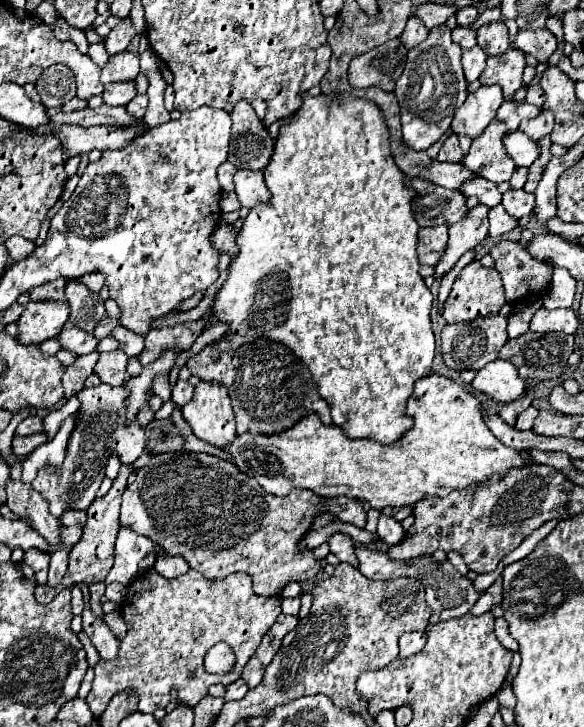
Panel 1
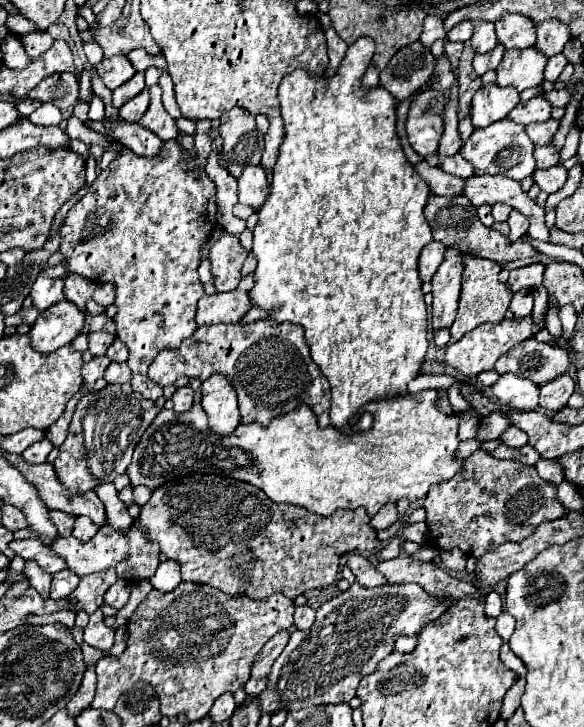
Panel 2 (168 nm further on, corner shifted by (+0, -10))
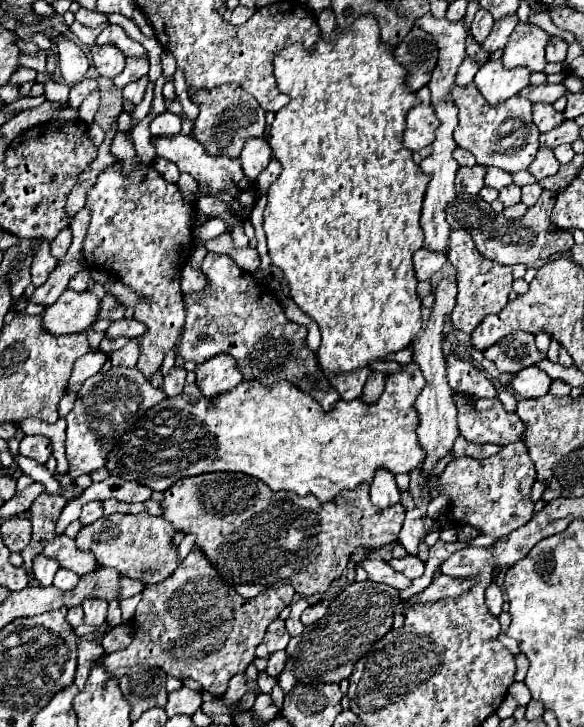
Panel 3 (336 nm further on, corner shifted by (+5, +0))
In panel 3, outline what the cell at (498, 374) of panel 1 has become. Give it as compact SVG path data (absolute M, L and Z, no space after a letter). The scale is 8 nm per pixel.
M532 366L520 372L512 372L506 390L518 398L540 398L548 392L550 382L552 378L546 372L542 372L538 366Z

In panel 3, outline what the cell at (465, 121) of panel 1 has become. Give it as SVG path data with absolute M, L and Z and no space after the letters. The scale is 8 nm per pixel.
M486 62L474 76L474 84L486 98L486 102L496 106L516 96L522 88L526 88L530 84L528 76L530 76L528 68L506 70L500 62Z

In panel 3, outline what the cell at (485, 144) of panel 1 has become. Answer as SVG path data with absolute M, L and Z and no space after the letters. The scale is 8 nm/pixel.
M470 84L468 88L454 86L452 98L460 110L458 112L460 124L454 130L454 140L460 148L472 152L480 166L496 166L510 174L522 172L530 166L540 148L538 146L540 132L532 122L532 104L528 100L514 96L504 104L488 106L474 84Z

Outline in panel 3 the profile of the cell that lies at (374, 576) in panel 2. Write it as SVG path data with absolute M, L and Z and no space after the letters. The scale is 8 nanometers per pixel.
M366 558L362 562L362 568L368 572L368 578L372 582L384 582L388 586L394 586L398 590L404 590L410 586L410 580L406 576L402 576L400 572L392 570L392 566L384 560L372 560L372 558Z

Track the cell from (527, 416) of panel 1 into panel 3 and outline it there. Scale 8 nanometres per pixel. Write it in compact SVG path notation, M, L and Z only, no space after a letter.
M460 394L454 400L458 406L458 428L466 440L506 446L522 438L524 422L516 414L506 412L500 400L480 398L478 404L476 398Z

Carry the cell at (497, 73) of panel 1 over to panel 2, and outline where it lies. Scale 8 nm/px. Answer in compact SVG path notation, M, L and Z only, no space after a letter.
M535 48L525 50L507 50L499 68L497 68L497 84L513 86L519 92L531 86L539 86L545 82L545 64L547 58L541 58Z

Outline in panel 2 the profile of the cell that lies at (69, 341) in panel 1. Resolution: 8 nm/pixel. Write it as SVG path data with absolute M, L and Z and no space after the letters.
M91 332L89 334L89 350L95 354L95 356L105 356L107 348L115 342L115 334L109 334L109 332Z

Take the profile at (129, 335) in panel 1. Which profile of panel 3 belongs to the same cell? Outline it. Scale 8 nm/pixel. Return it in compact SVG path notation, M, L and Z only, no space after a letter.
M104 338L102 344L100 344L100 350L106 352L106 354L112 354L112 352L124 348L126 344L128 344L128 338L114 338L114 340L112 338Z

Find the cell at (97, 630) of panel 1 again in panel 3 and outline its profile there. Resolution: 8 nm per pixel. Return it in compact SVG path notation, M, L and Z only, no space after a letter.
M84 600L84 624L86 626L102 626L106 622L106 600Z

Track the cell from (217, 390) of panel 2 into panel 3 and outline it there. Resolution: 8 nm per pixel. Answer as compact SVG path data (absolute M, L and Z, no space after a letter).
M218 354L196 366L196 384L206 398L230 392L242 382L242 374L230 354Z

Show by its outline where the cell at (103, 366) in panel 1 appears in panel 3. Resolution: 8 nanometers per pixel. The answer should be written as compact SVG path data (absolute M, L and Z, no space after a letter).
M130 340L130 342L128 342L124 348L122 348L122 350L112 352L112 354L110 354L110 360L112 360L112 366L124 366L124 368L132 368L132 366L136 366L138 354L140 354L138 342L136 342L136 340Z

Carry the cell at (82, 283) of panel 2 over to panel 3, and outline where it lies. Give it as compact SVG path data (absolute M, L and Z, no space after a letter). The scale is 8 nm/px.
M64 228L60 230L60 234L50 242L50 252L56 260L62 260L68 252L68 244L72 244L72 232L70 228Z

